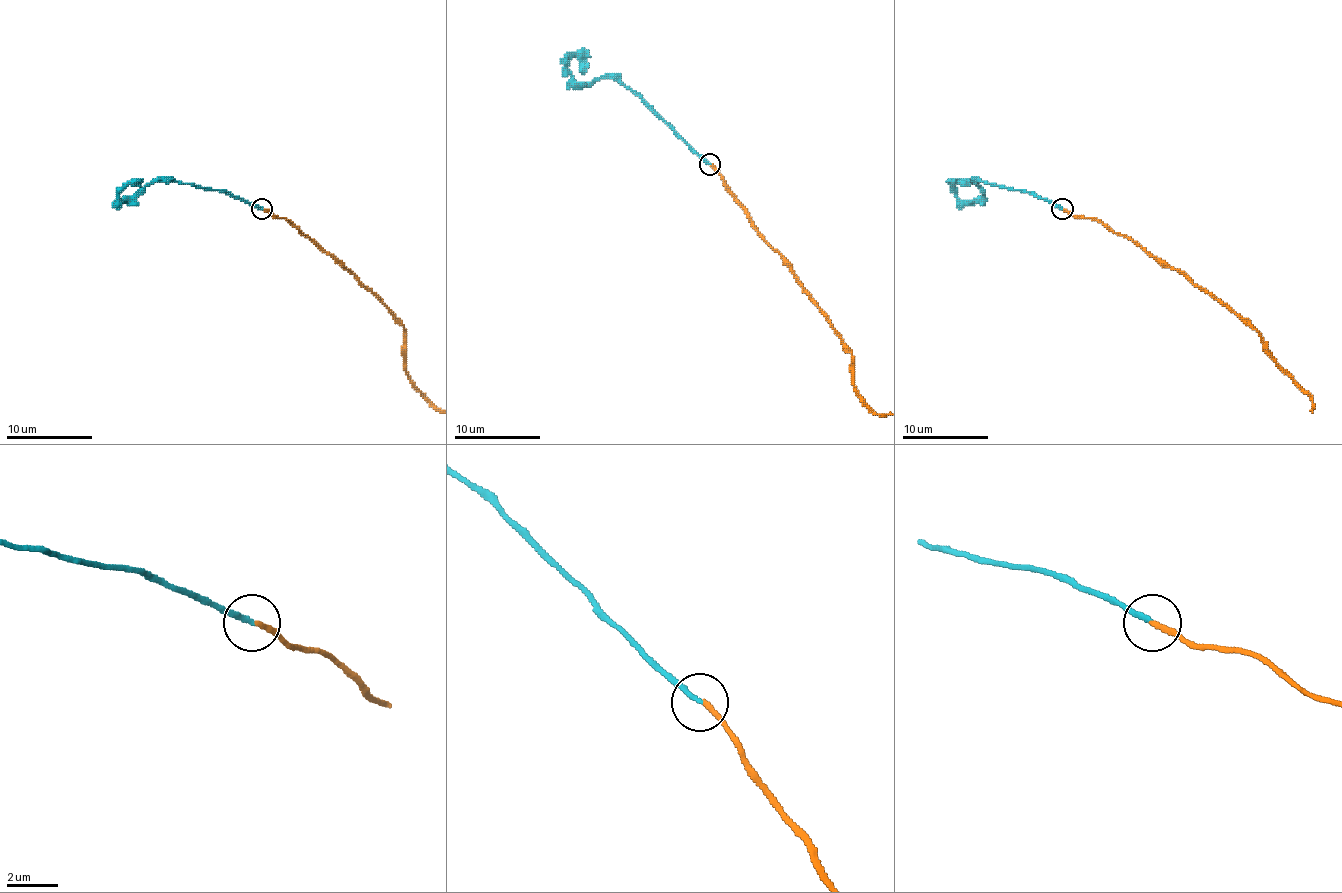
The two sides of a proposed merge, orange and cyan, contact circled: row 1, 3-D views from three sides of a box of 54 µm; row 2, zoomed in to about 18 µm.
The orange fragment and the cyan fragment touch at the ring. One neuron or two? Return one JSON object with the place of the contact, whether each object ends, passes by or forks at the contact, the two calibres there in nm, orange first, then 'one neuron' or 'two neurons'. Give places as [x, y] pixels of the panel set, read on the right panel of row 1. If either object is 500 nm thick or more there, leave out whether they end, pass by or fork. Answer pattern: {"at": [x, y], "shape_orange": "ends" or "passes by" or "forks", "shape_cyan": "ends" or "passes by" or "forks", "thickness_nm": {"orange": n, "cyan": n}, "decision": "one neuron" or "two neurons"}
{"at": [1062, 209], "shape_orange": "ends", "shape_cyan": "ends", "thickness_nm": {"orange": 200, "cyan": 200}, "decision": "one neuron"}

